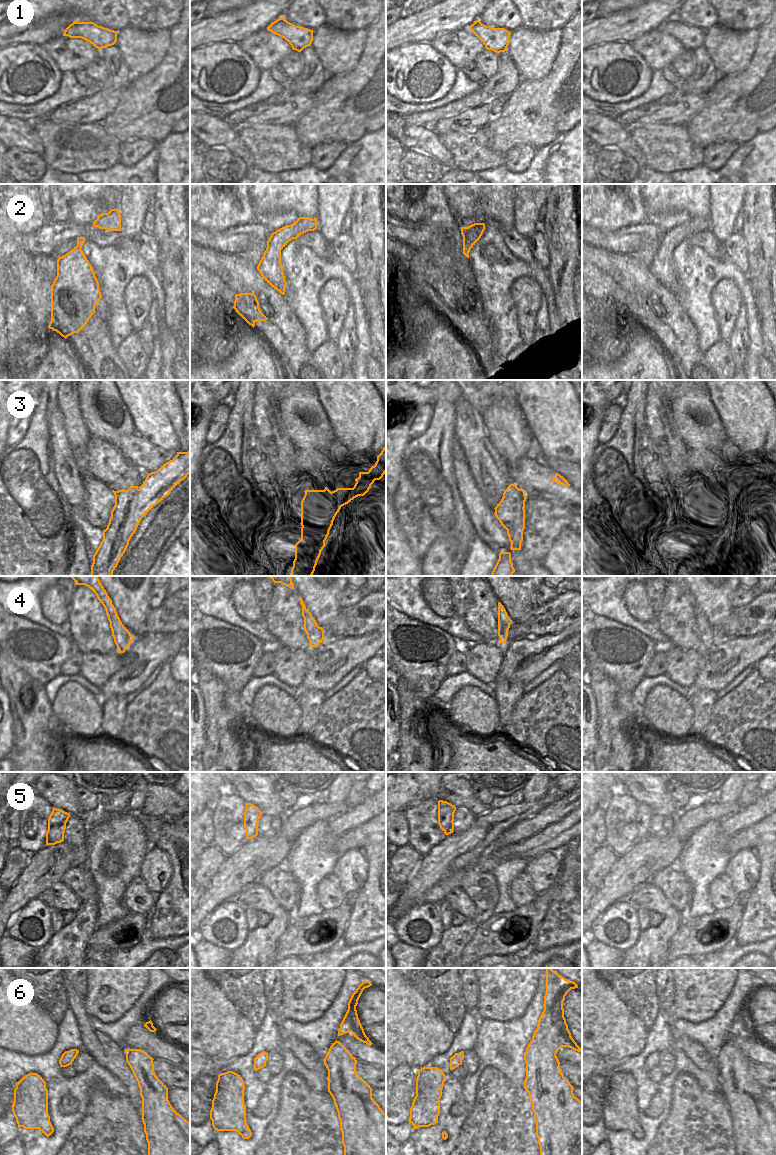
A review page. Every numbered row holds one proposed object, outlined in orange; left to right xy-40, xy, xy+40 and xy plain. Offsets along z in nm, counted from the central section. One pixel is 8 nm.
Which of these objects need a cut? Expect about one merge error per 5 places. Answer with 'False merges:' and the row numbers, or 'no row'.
False merges: 3, 4

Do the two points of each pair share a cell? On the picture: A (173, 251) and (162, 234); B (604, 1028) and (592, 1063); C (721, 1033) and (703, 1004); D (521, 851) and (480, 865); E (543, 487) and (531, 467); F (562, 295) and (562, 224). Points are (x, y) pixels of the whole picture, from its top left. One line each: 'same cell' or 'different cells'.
A: same cell
B: different cells
C: different cells
D: same cell
E: different cells
F: same cell

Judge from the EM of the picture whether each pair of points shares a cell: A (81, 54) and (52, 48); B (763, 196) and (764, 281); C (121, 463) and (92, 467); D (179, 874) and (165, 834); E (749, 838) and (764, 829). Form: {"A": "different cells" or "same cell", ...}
{"A": "same cell", "B": "same cell", "C": "different cells", "D": "same cell", "E": "same cell"}

